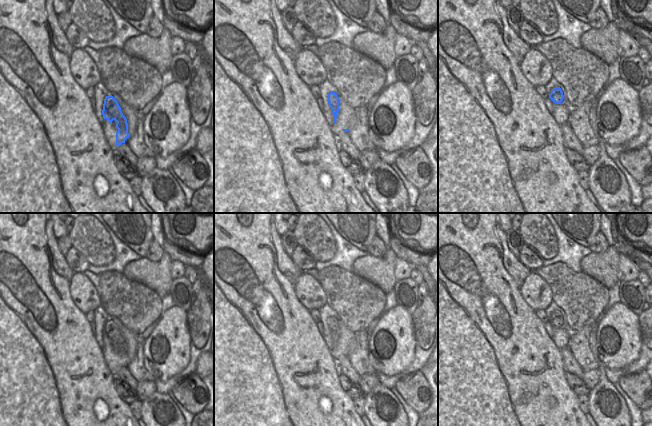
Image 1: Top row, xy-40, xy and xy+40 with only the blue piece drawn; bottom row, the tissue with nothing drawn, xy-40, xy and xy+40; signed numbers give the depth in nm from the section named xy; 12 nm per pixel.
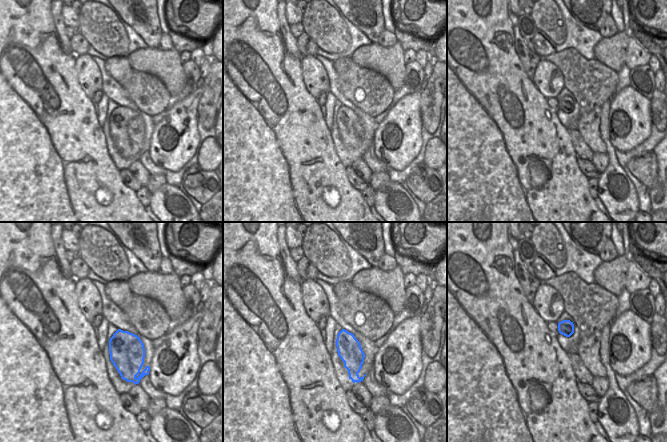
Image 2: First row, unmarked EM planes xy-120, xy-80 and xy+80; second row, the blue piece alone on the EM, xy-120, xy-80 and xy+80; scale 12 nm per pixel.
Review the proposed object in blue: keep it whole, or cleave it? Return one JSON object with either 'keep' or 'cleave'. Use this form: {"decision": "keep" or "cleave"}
{"decision": "keep"}

